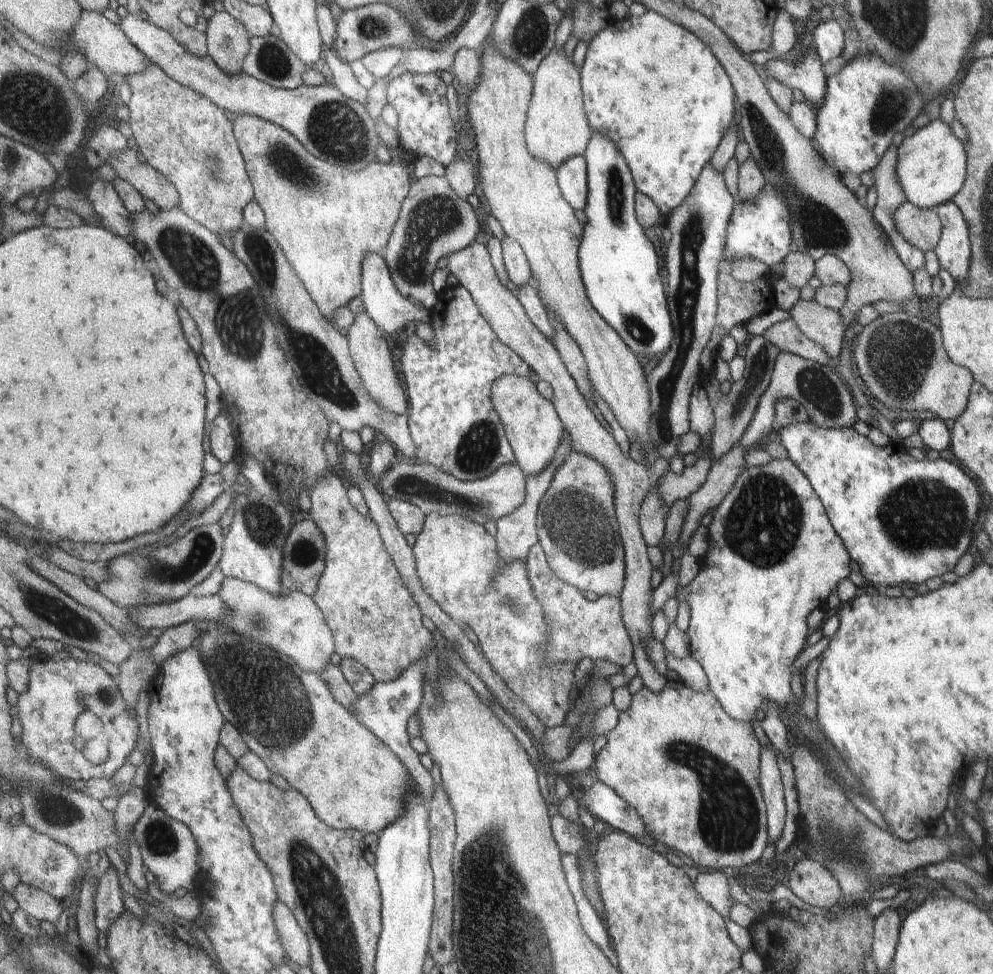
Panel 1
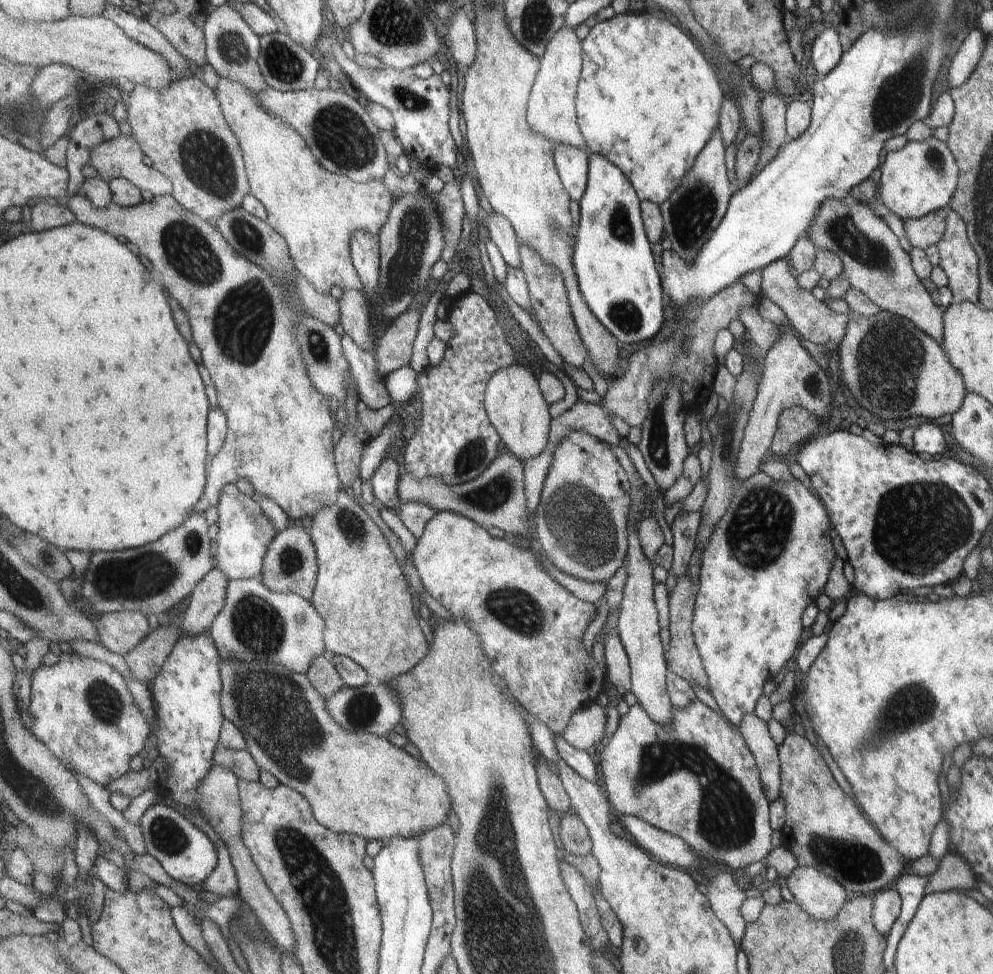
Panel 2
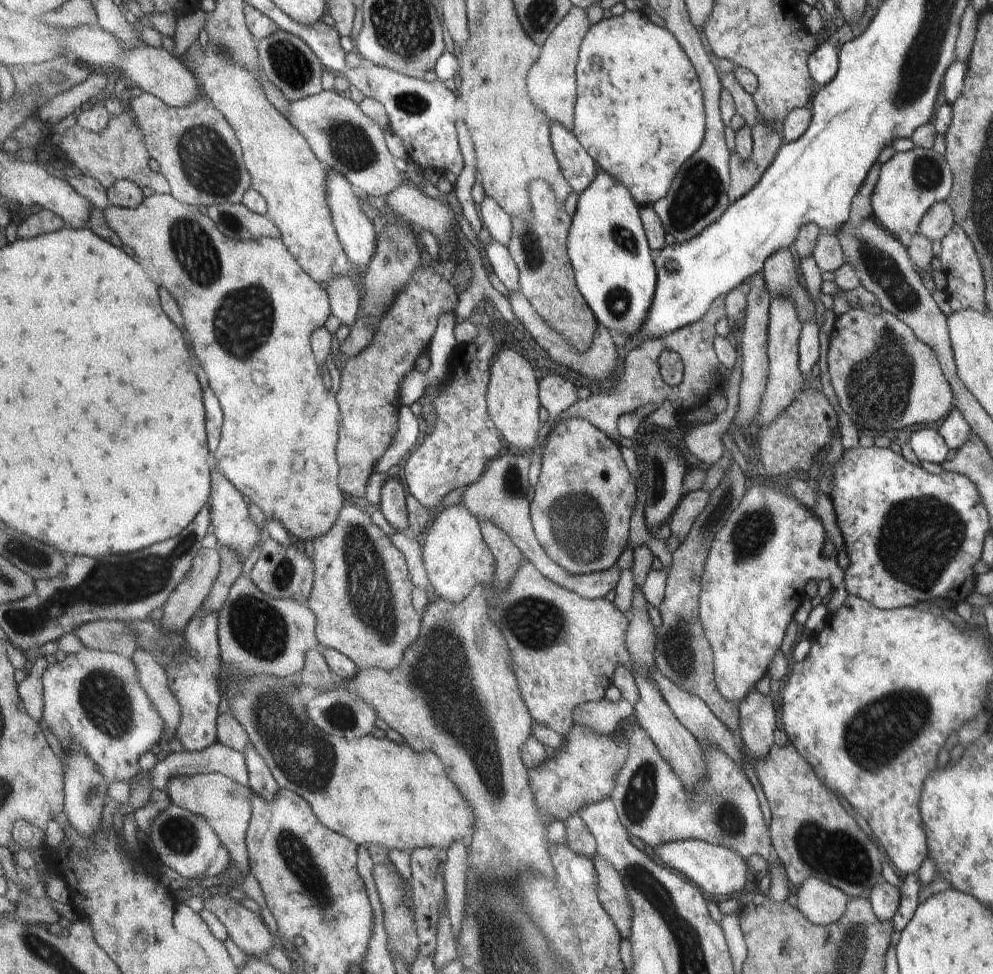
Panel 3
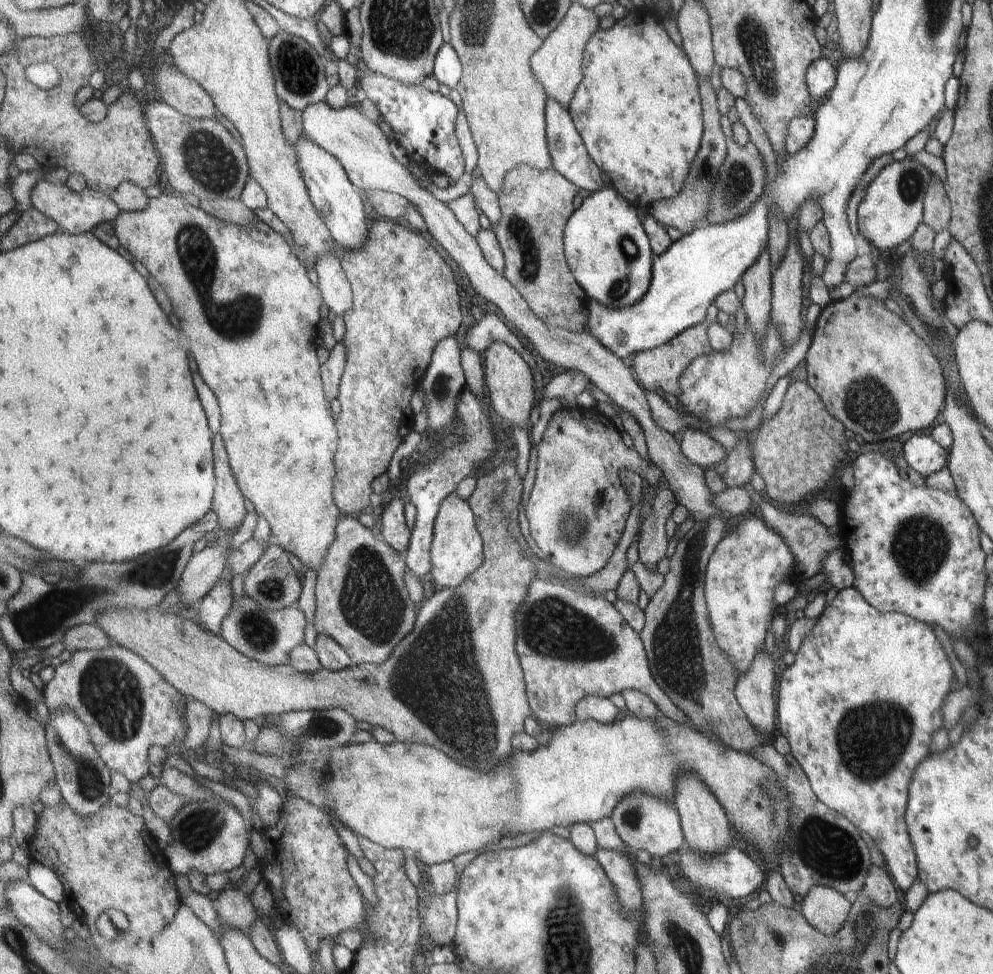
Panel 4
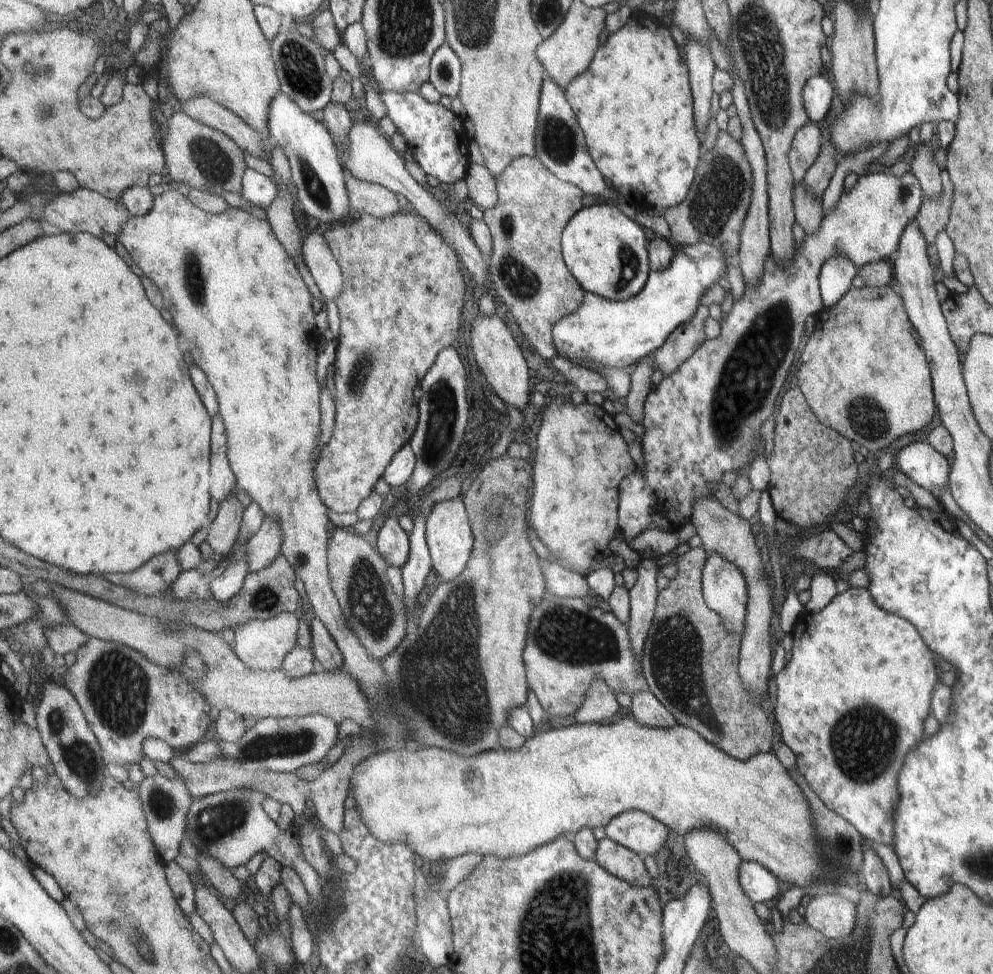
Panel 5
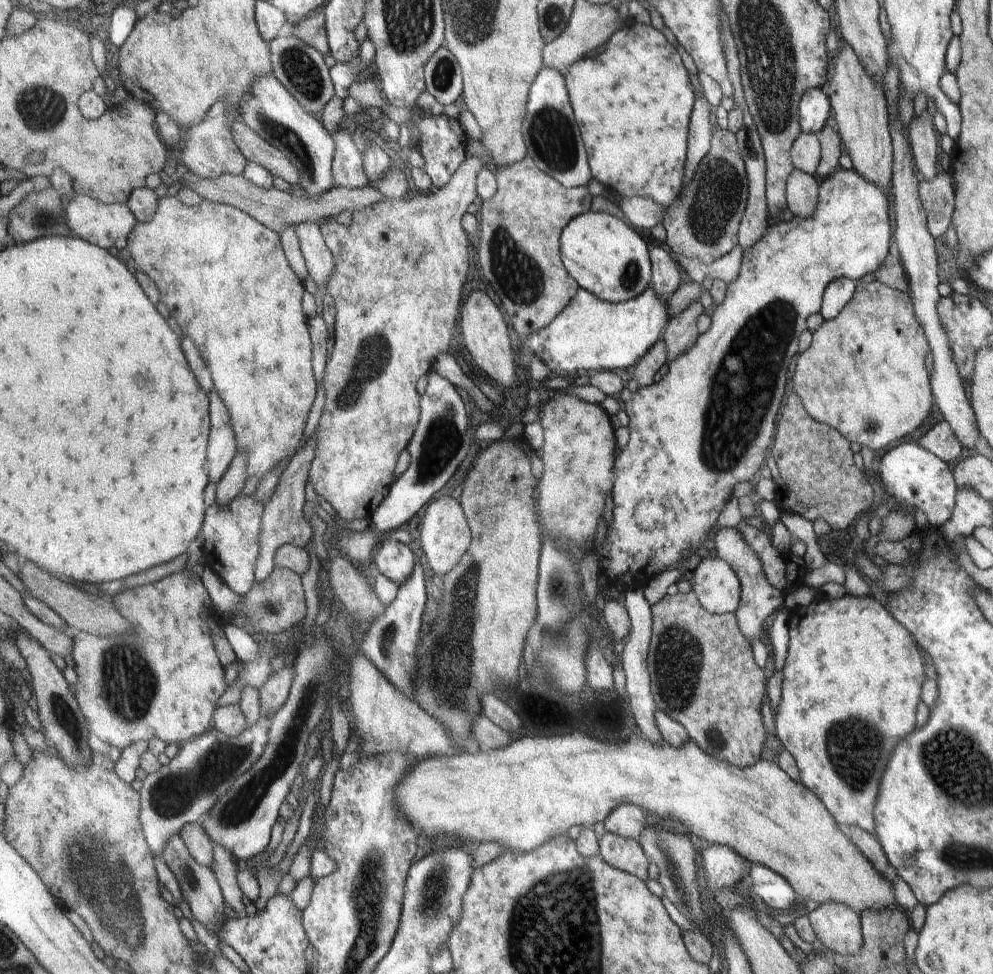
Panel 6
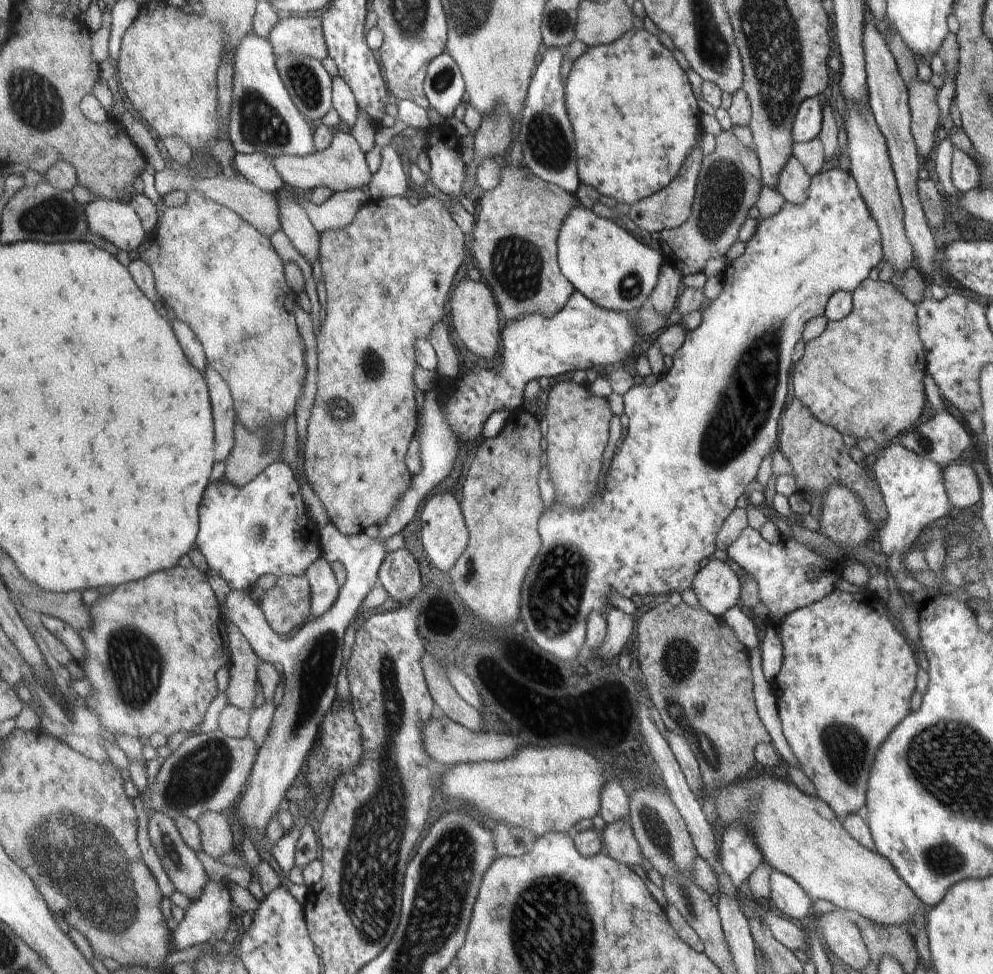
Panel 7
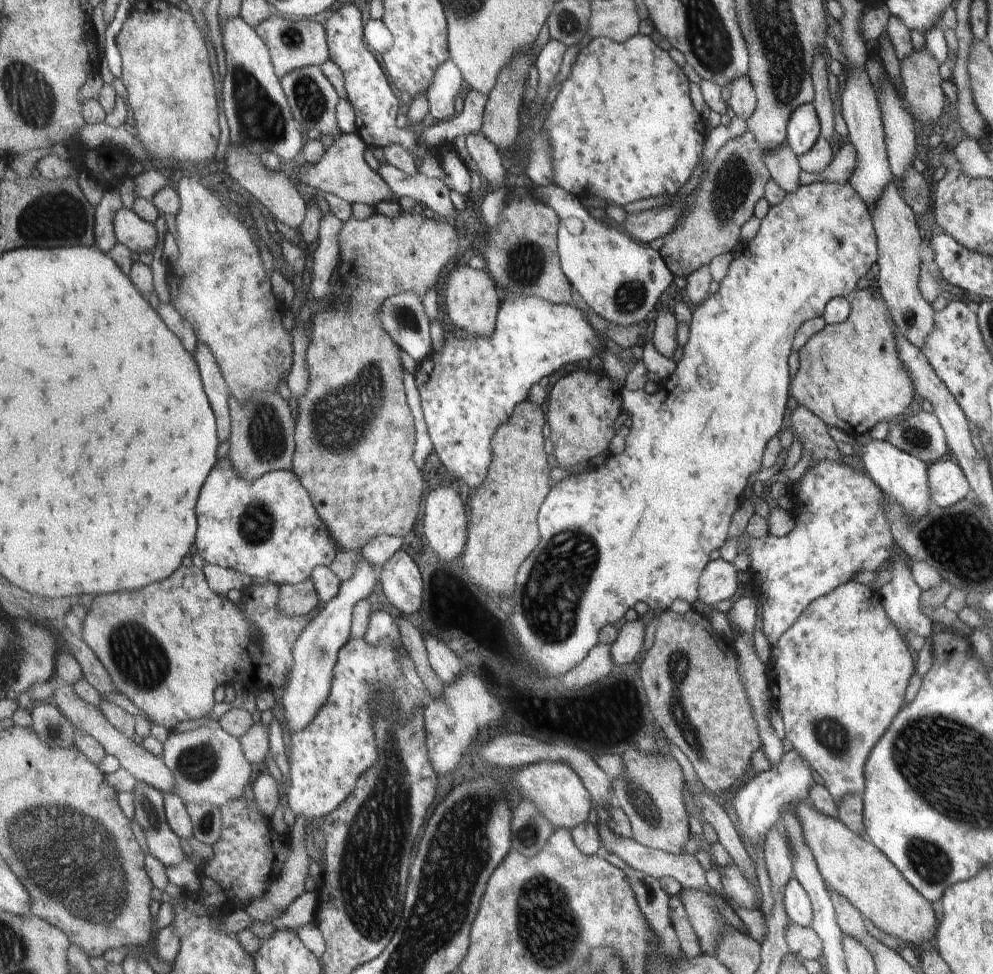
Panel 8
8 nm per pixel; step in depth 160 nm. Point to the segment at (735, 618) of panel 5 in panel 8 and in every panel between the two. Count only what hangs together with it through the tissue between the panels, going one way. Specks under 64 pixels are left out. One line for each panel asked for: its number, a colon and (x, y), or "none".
6: (712, 580)
7: (716, 587)
8: (717, 582)

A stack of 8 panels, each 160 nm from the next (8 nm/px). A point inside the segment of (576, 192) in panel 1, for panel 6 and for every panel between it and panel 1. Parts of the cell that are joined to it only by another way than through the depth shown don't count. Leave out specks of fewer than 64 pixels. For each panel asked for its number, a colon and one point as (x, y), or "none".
2: (573, 164)
3: (579, 168)
4: (570, 156)
5: (560, 142)
6: (553, 137)

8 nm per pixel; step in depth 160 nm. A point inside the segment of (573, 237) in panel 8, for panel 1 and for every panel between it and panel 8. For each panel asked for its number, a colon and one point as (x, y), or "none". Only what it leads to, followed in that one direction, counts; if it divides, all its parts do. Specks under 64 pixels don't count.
1: (619, 265)
2: (616, 270)
3: (612, 258)
4: (608, 249)
5: (607, 252)
6: (608, 258)
7: (608, 265)

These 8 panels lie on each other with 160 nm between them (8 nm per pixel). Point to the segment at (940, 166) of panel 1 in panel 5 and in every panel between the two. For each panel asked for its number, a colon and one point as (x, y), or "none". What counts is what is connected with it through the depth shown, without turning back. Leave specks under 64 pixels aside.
2: (921, 177)
3: (908, 183)
4: (891, 208)
5: (702, 421)

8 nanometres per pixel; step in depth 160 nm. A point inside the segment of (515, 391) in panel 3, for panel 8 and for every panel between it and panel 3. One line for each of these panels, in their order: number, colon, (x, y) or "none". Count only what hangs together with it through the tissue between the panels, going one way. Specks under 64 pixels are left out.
4: (510, 383)
5: (499, 357)
6: (486, 335)
7: (475, 313)
8: (472, 300)

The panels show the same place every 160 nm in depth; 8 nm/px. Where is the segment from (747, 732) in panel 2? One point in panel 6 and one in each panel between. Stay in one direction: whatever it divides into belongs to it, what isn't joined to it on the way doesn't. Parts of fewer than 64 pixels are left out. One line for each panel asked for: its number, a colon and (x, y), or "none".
3: (756, 717)
4: (754, 688)
5: (723, 533)
6: (758, 600)

